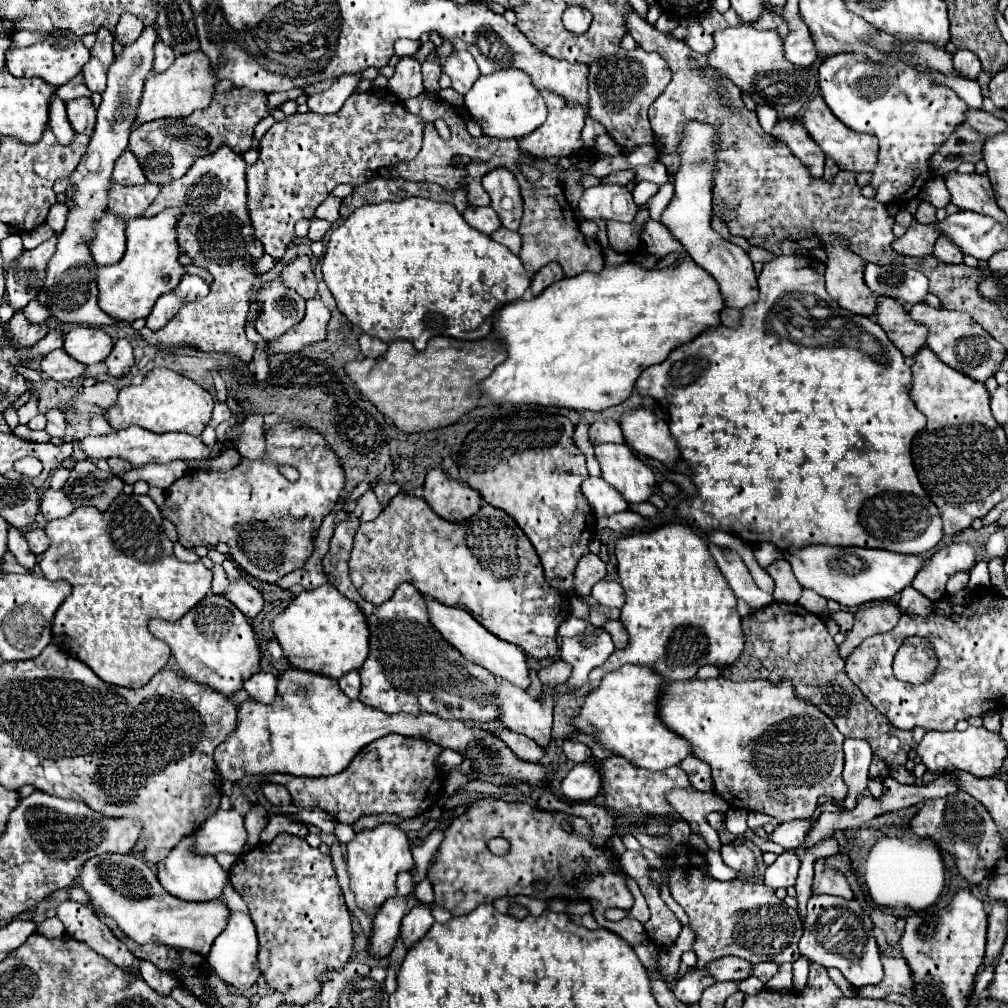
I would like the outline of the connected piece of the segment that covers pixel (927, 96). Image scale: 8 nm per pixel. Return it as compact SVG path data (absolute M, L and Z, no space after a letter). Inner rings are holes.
M830 56L830 60L820 64L818 82L824 102L842 124L854 132L866 132L878 138L880 154L876 170L872 172L870 186L876 190L874 198L882 204L894 200L904 202L918 196L920 188L930 178L930 156L954 130L954 124L962 120L962 112L968 108L958 96L954 96L954 92L926 80L926 76L918 76L912 68L882 68L882 64L870 64L870 60L864 56Z

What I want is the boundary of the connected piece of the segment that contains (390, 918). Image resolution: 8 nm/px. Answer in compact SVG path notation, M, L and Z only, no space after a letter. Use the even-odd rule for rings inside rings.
M394 896L386 900L386 904L378 910L378 916L374 918L374 932L372 932L370 948L368 948L372 956L384 958L392 952L400 934L402 918L414 906L418 906L416 896Z

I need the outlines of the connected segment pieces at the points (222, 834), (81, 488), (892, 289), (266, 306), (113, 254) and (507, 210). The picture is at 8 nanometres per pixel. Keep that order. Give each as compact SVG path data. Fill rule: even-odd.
M216 810L194 832L192 850L200 856L218 856L220 852L242 854L246 842L244 816L236 810Z
M78 460L70 470L70 478L64 484L64 492L74 508L94 506L104 512L110 502L122 492L124 482L112 472L100 470L90 460Z
M866 262L864 282L874 294L890 296L902 304L922 304L928 296L928 278L904 264L876 266Z
M278 280L258 292L260 316L256 320L256 330L266 338L280 338L284 332L294 328L306 312L306 300L296 292L280 288Z
M104 212L100 220L94 222L96 238L88 242L90 254L98 266L116 264L124 256L126 236L124 236L124 218L118 218L110 212Z
M498 166L482 178L482 186L490 194L490 206L494 206L496 214L502 220L502 226L506 226L508 230L518 230L524 204L516 176L508 168Z

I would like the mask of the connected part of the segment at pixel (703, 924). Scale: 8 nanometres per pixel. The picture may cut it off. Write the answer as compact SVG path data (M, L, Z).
M676 846L672 854L664 860L666 866L670 868L668 872L670 894L684 908L684 912L690 918L690 926L696 932L696 942L692 950L698 956L698 964L694 970L682 976L678 984L672 988L674 996L682 1004L686 1006L696 1004L704 988L716 982L710 980L710 976L706 976L704 970L704 966L710 960L736 954L738 958L744 958L752 964L770 960L784 964L794 962L800 956L798 940L802 936L802 918L796 908L790 908L786 902L776 898L774 888L750 880L730 880L730 882L714 880L706 872L706 860L692 846Z

